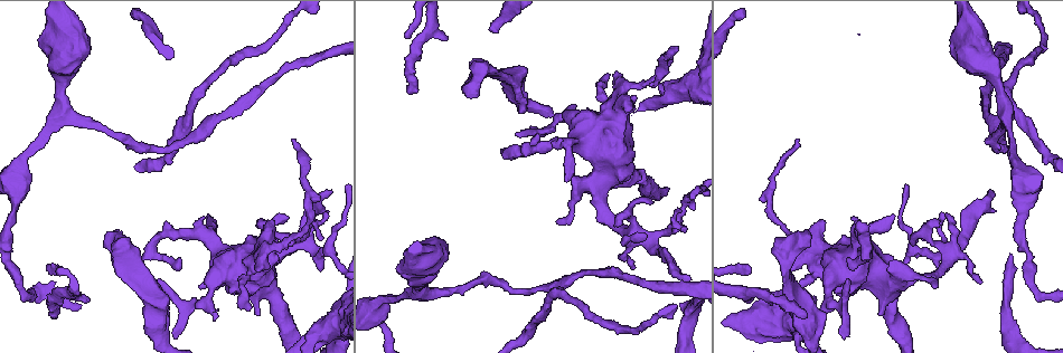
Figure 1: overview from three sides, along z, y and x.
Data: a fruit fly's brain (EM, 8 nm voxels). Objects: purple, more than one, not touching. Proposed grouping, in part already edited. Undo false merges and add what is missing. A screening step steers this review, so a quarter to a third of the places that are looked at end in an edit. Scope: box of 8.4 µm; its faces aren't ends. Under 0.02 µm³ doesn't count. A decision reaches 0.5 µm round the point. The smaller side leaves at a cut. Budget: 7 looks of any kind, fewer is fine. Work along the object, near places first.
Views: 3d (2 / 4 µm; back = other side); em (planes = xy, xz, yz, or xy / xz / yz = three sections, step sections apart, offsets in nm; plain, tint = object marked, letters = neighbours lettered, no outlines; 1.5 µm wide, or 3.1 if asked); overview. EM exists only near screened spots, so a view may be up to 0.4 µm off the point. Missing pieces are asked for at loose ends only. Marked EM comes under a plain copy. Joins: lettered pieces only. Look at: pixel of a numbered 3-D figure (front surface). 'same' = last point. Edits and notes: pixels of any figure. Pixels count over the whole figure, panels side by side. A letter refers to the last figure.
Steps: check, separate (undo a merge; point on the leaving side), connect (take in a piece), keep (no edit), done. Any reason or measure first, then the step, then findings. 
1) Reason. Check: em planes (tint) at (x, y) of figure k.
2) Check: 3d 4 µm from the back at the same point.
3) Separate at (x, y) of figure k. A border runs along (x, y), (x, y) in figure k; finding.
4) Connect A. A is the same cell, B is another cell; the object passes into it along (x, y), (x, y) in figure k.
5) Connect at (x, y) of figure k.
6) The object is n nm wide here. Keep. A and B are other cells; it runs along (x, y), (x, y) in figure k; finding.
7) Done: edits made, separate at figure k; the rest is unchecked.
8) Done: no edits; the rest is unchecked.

Thin neck. Check: 3d 2 µm at (1039, 294) of figure 1.

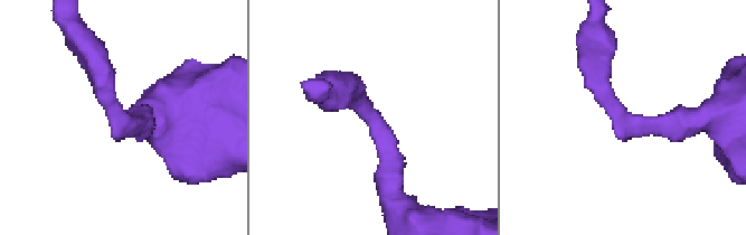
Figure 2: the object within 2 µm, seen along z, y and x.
The arms are 220, 220 nm wide; need the tissue. Check: em planes (letters) at (624, 116) of figure 2.

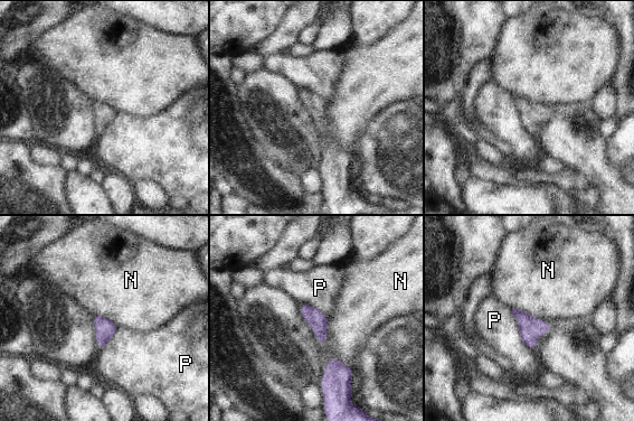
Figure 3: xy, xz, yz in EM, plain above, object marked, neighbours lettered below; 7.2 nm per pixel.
Keep. N and P are other cells; continuous, no second cell.

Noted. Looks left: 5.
Branch point. Check: em yz step 8 (letters) at (913, 252) of figure 1.

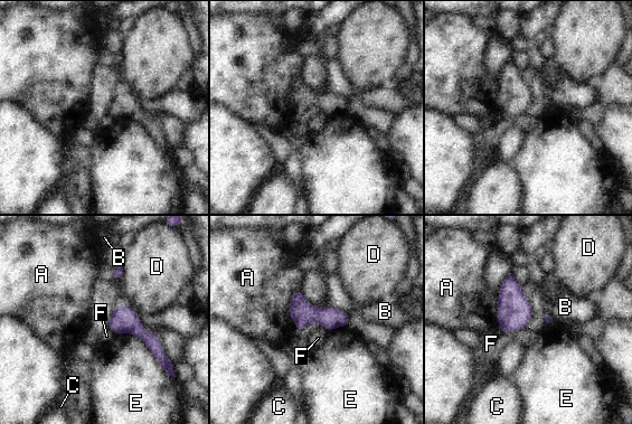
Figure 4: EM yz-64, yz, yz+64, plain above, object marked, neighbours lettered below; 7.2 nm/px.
Keep. A, B, C, D, E and F are other cells; a border runs along (522, 328), (516, 331), (501, 332) in figure 4; one cell here.

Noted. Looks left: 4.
Branch stops here. Check: 3d 2 µm at (250, 309) of figure 1.

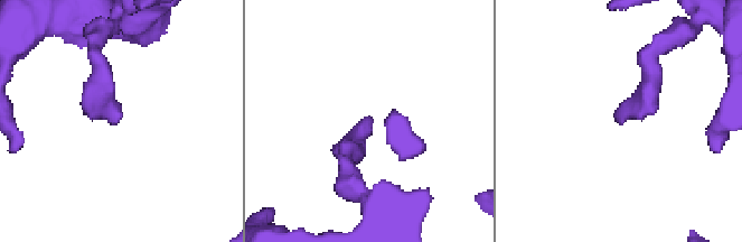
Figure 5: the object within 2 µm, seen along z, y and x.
Need the tissue. Check: em xy step 4 (tint) at (368, 118) of figure 5.

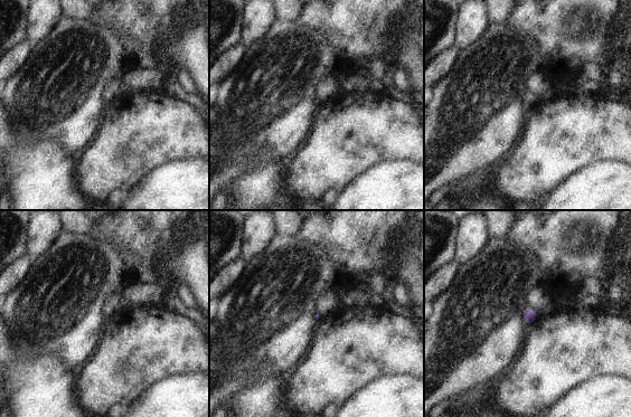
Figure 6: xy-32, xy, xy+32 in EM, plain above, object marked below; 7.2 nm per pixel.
Check: em planes (letters) at the same point.

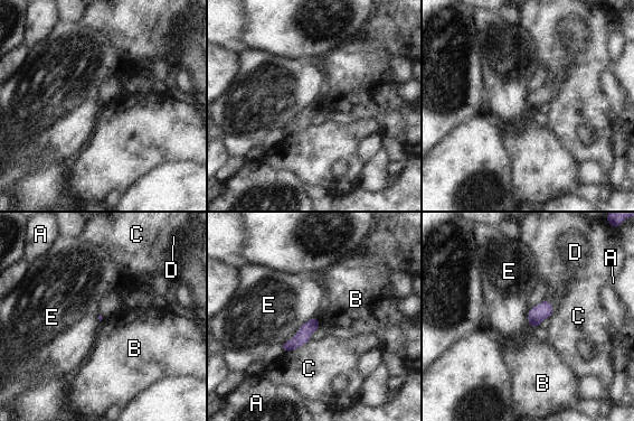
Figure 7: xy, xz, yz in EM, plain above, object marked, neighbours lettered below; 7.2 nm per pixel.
The longest contact is with C, 220 nm. Keep. A, B, C, D and E are other cells; it runs along (316, 323), (293, 344), (284, 347) in figure 7; none of them fits.

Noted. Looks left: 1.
Done: no edits; the rest is unchecked.

